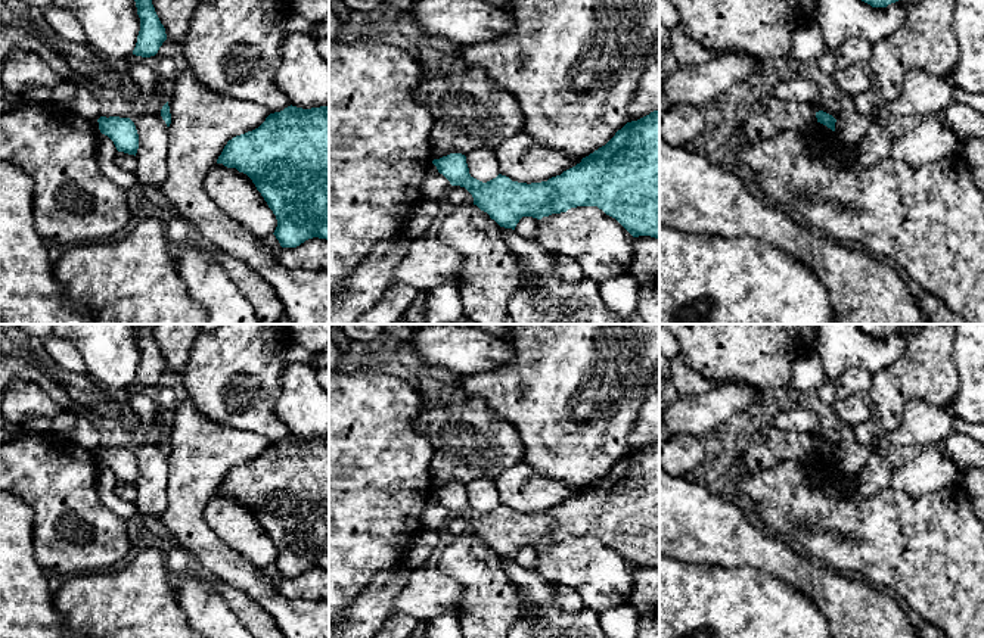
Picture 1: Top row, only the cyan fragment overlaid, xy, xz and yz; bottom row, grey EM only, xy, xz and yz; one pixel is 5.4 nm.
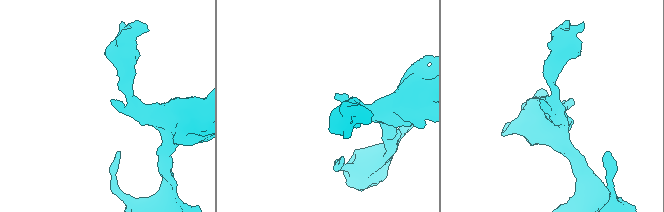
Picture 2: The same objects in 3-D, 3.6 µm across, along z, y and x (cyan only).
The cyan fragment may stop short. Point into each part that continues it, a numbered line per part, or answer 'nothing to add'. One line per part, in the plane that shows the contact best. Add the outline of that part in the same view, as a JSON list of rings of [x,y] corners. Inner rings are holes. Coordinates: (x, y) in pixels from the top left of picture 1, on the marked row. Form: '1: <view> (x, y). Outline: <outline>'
nothing to add

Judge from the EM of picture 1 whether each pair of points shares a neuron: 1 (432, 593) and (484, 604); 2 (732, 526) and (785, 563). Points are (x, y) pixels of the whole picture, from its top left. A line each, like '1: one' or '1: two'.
1: two
2: one

